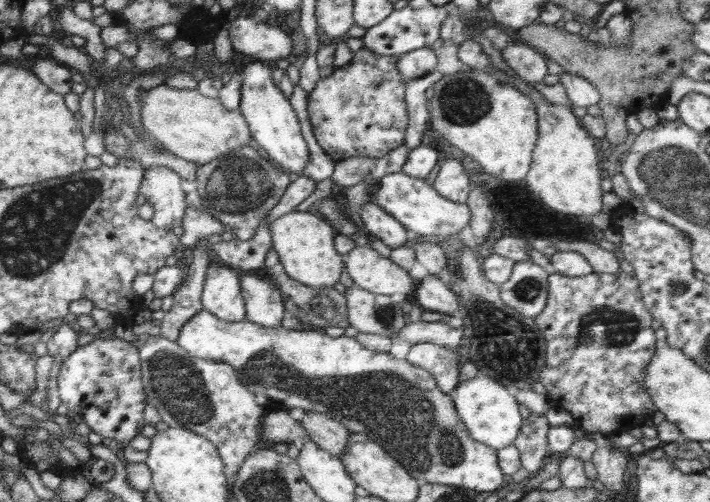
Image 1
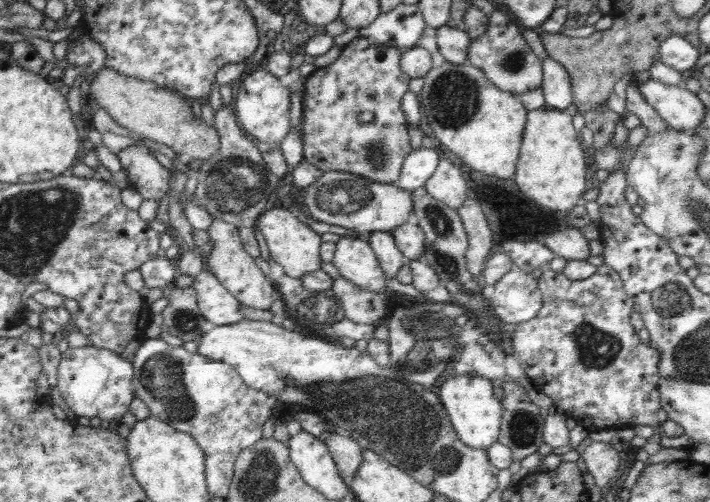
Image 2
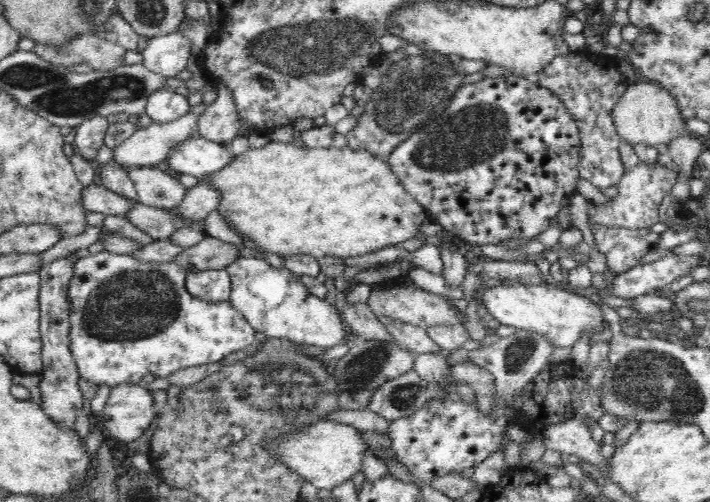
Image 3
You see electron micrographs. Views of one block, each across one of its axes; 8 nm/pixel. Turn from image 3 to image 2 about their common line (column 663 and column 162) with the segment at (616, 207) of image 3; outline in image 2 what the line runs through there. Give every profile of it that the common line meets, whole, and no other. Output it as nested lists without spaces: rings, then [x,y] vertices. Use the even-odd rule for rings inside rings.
[[[147,143],[126,148],[126,151],[117,156],[131,188],[145,200],[155,200],[159,204],[169,191],[171,174],[149,152]]]

